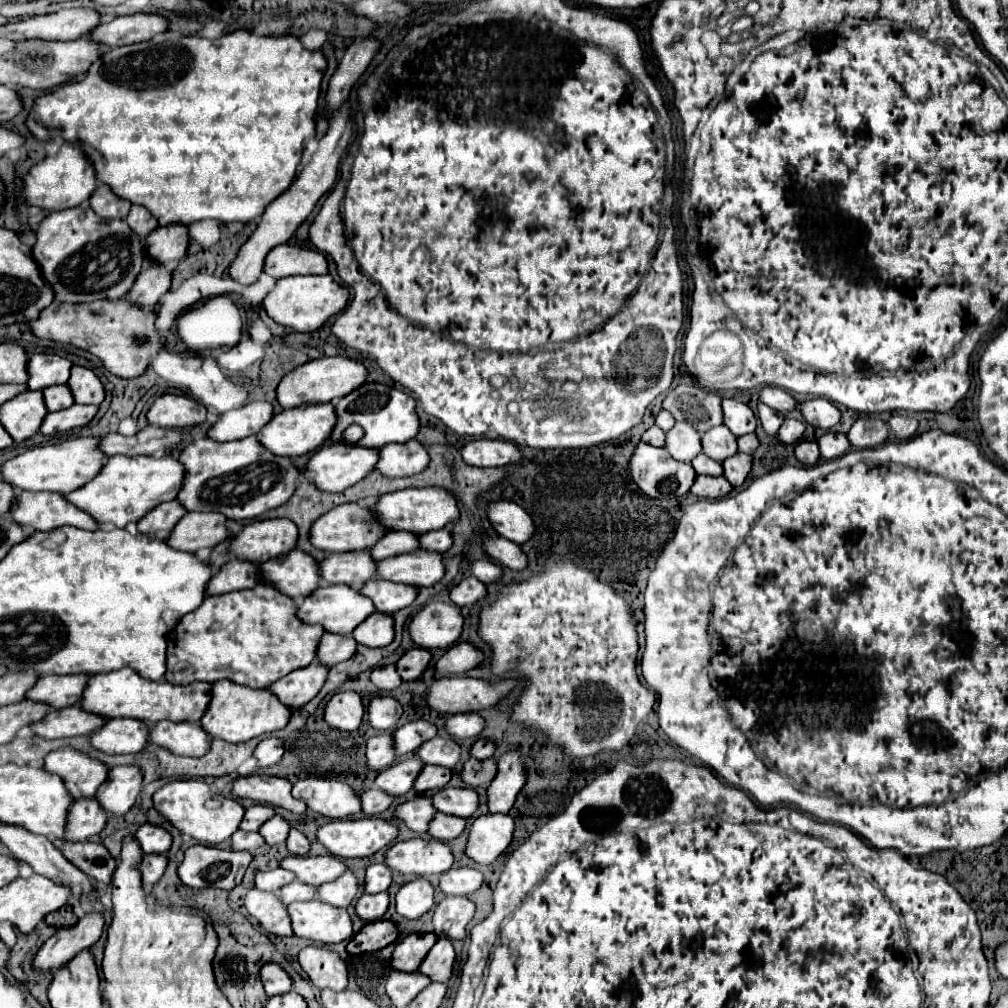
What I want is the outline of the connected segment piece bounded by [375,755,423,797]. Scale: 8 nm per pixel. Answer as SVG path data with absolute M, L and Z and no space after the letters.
M415 755L415 757L407 759L407 761L395 763L395 765L387 767L387 769L379 771L379 775L375 779L375 785L381 791L385 791L385 793L389 793L393 797L401 797L413 787L421 767L423 767L423 761Z

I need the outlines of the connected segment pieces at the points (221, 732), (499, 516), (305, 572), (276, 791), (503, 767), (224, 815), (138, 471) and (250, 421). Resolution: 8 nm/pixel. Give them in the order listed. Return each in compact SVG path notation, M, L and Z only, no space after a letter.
M215 681L211 689L211 701L199 723L211 739L217 737L227 743L245 743L263 733L283 729L289 721L289 715L289 707L275 699L275 695L271 695L267 689L251 689L239 687L231 681Z
M507 499L487 503L487 519L501 537L513 543L525 543L535 533L535 525L527 511Z
M299 549L281 555L279 559L271 559L259 565L259 573L263 581L275 585L275 589L283 591L287 597L299 601L307 597L319 583L319 567L315 567L315 559Z
M249 775L235 781L233 797L251 799L269 807L283 807L291 813L305 813L307 805L291 795L291 783L287 779L269 777L269 775Z
M505 751L497 763L497 775L487 787L489 813L509 813L525 781L527 781L527 773L521 753Z
M197 779L173 781L165 787L161 787L153 795L153 807L175 829L179 829L183 835L193 837L195 841L199 841L203 845L219 845L219 843L227 841L239 829L239 823L245 813L245 809L235 799L223 797L221 793L211 793L209 785L203 781L197 781Z
M115 455L107 459L107 463L101 467L95 479L67 493L65 499L75 507L79 507L81 511L89 513L97 521L97 525L111 523L119 529L125 529L127 523L139 521L157 505L173 501L179 493L183 477L185 477L183 465L173 455L137 455L137 457Z
M253 401L235 411L225 411L219 415L217 423L209 427L207 437L215 441L235 441L259 433L259 427L273 417L271 403Z

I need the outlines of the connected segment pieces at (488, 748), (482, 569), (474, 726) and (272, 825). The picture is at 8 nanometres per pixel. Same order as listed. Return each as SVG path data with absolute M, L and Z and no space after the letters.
M477 739L471 747L471 757L475 759L489 759L495 753L495 743L489 739Z
M475 559L475 561L471 561L471 563L469 563L469 569L471 569L471 573L473 573L479 581L483 581L483 583L499 581L499 577L501 577L501 573L503 573L499 565L495 565L493 561L487 561L487 559Z
M459 713L459 715L451 715L447 717L445 723L445 731L453 737L453 739L469 739L469 737L477 737L485 727L485 721L477 715L477 713Z
M275 815L267 823L263 823L263 827L259 827L259 835L265 839L267 845L277 845L277 843L285 843L289 829L291 829L289 823L283 817Z

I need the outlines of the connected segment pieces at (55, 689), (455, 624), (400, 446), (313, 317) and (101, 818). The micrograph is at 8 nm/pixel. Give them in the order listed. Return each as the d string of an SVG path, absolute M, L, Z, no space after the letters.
M41 675L25 699L47 703L53 709L77 705L89 675Z
M427 603L409 623L409 635L423 649L451 647L463 629L463 617L453 603Z
M411 439L407 443L389 443L379 451L379 463L375 463L375 471L383 477L409 477L423 471L429 463L427 449Z
M291 275L277 279L275 287L263 299L263 309L275 323L291 331L305 333L319 329L329 317L341 313L347 305L347 299L349 299L347 289L333 281L331 275L295 275L295 277Z
M79 799L71 805L67 813L67 827L63 841L77 843L101 833L107 823L107 813L99 807L97 799Z

